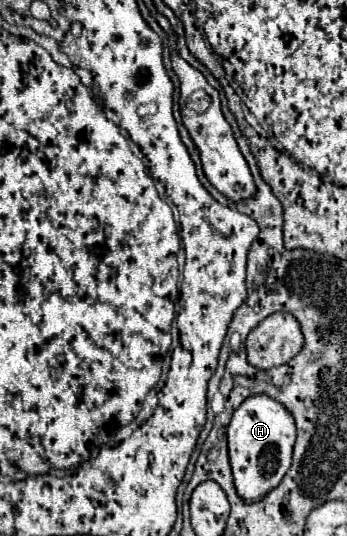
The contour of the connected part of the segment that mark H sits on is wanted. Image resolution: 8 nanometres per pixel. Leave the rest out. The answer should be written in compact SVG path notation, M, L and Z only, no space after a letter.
M250 396L240 404L240 408L232 416L232 422L228 424L228 452L236 492L246 504L262 500L272 488L282 482L284 474L290 468L294 440L294 418L280 402L268 396Z

